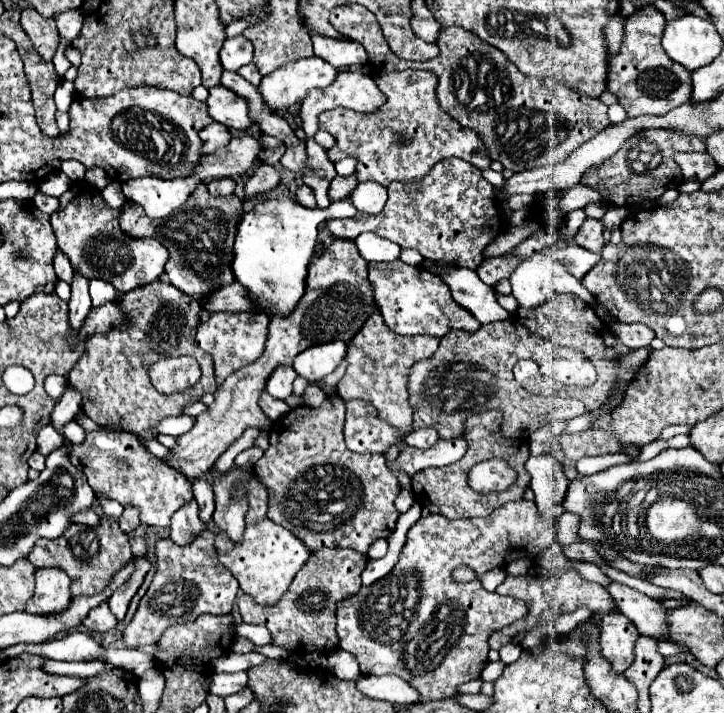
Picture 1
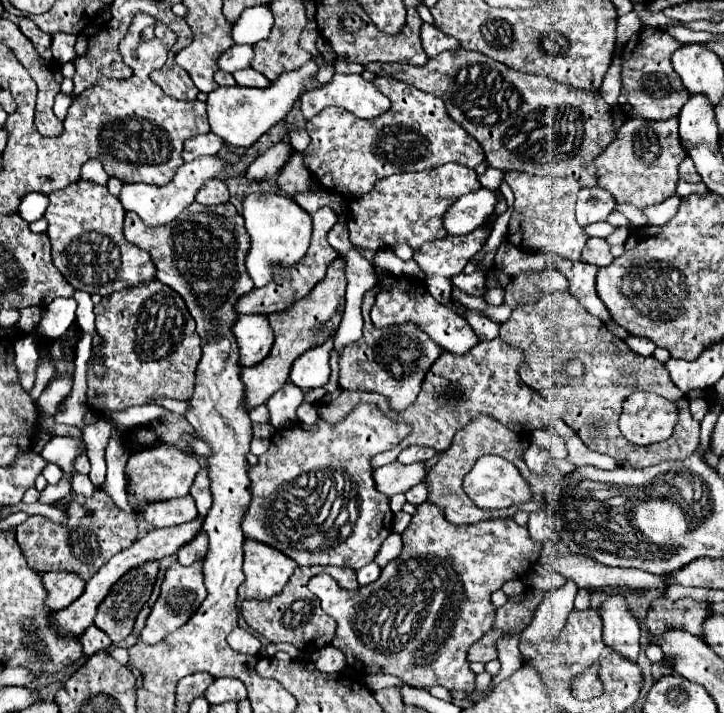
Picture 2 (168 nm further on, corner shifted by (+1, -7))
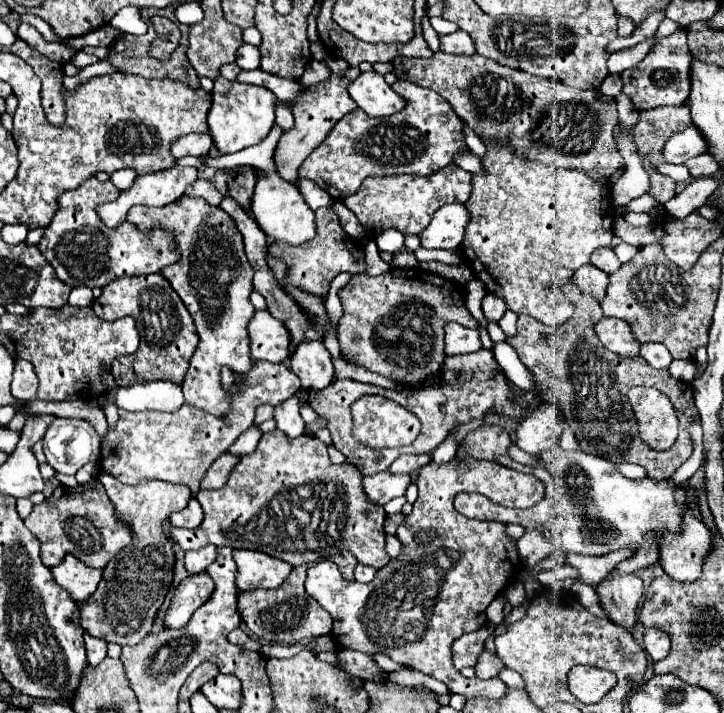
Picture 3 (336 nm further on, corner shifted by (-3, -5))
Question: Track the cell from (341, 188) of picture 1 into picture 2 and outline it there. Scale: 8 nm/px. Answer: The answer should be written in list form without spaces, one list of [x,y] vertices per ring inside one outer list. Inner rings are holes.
[[[321,207],[315,215],[313,215],[313,237],[311,237],[311,245],[309,251],[305,253],[305,257],[291,267],[277,267],[273,273],[273,281],[269,285],[265,285],[263,289],[253,289],[249,295],[243,295],[237,301],[237,313],[239,315],[247,315],[247,313],[255,313],[255,315],[269,315],[275,311],[283,311],[289,305],[293,305],[297,299],[303,299],[323,277],[327,267],[337,259],[337,251],[329,245],[327,241],[327,233],[329,229],[337,223],[337,215],[329,209],[329,207]]]

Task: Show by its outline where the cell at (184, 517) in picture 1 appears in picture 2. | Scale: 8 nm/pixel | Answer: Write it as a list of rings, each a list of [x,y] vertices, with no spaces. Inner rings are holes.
[[[201,531],[201,535],[193,539],[193,543],[187,543],[185,547],[181,547],[181,551],[177,551],[177,561],[181,565],[193,565],[195,561],[205,559],[205,555],[207,555],[207,535],[205,531]]]

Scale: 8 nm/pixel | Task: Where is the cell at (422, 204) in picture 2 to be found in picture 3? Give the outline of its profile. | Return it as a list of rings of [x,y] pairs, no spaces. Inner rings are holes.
[[[447,165],[445,169],[421,177],[421,175],[385,175],[385,177],[367,177],[361,189],[343,203],[357,215],[359,223],[365,229],[367,239],[377,239],[379,233],[387,229],[397,229],[403,235],[419,235],[433,219],[433,213],[445,203],[465,203],[471,193],[471,173]]]

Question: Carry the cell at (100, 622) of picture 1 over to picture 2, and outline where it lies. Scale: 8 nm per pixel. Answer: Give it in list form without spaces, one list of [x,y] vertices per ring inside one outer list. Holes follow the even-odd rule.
[[[93,625],[83,631],[83,635],[81,635],[79,641],[83,645],[83,653],[85,655],[93,655],[93,653],[97,653],[101,649],[109,649],[111,647],[111,641],[107,639],[107,635],[101,633],[101,631],[97,631],[97,627],[93,627]]]

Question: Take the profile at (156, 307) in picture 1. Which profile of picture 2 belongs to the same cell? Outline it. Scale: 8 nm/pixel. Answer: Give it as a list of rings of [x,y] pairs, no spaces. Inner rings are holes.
[[[151,279],[103,297],[95,305],[95,329],[103,337],[103,343],[97,351],[105,359],[107,375],[99,379],[89,369],[89,409],[97,411],[105,407],[111,411],[121,411],[133,405],[145,405],[145,401],[153,395],[167,395],[173,399],[189,399],[193,395],[195,367],[201,359],[201,343],[193,317],[189,315],[183,299],[171,287],[163,285],[157,279]]]

